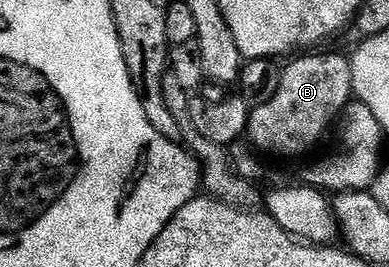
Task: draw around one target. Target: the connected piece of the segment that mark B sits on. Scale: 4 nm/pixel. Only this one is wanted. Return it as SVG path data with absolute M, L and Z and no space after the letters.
M314 52L309 56L298 56L293 59L294 62L288 65L282 71L282 79L280 80L280 88L276 88L276 96L272 96L272 100L268 100L268 104L263 106L255 106L250 111L250 124L248 127L248 139L258 150L263 150L266 154L271 154L274 158L298 158L301 154L306 154L326 133L330 130L330 125L337 123L343 117L344 111L350 105L354 98L354 85L352 84L352 68L350 67L350 58L342 54L318 54L322 52Z

